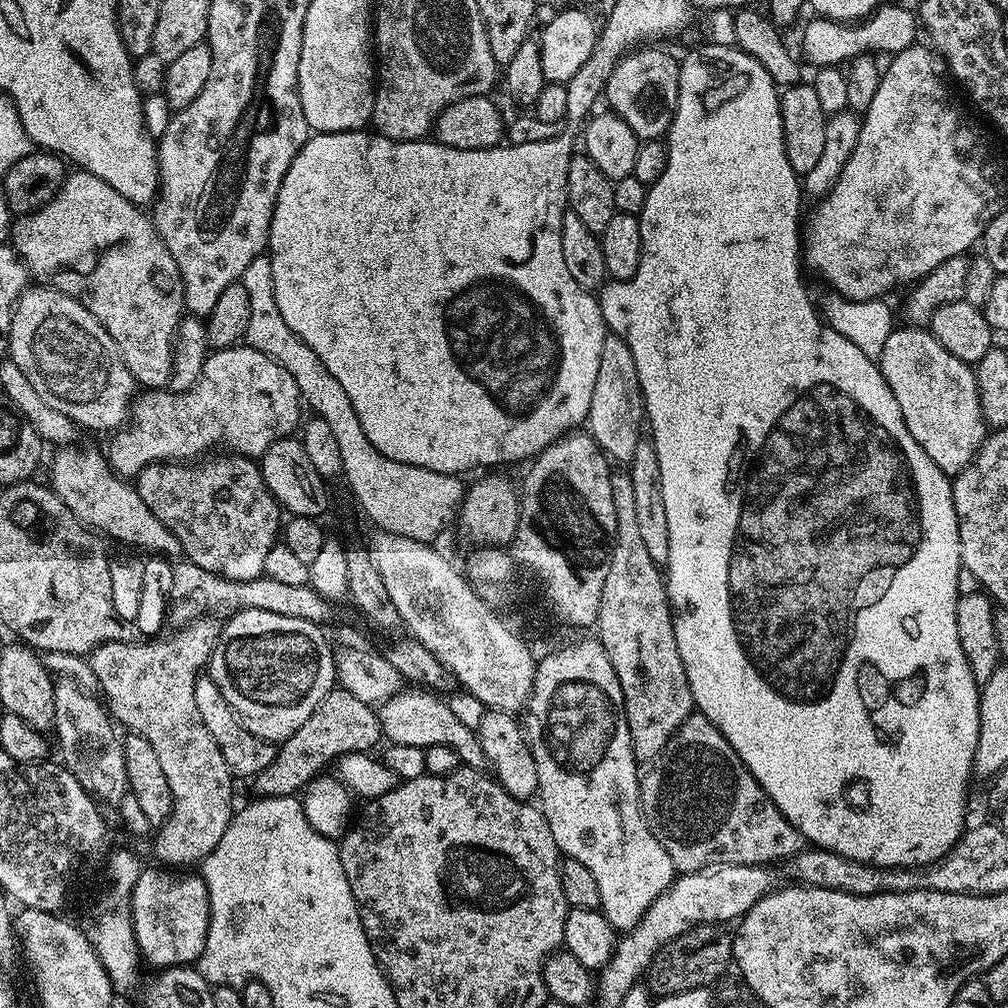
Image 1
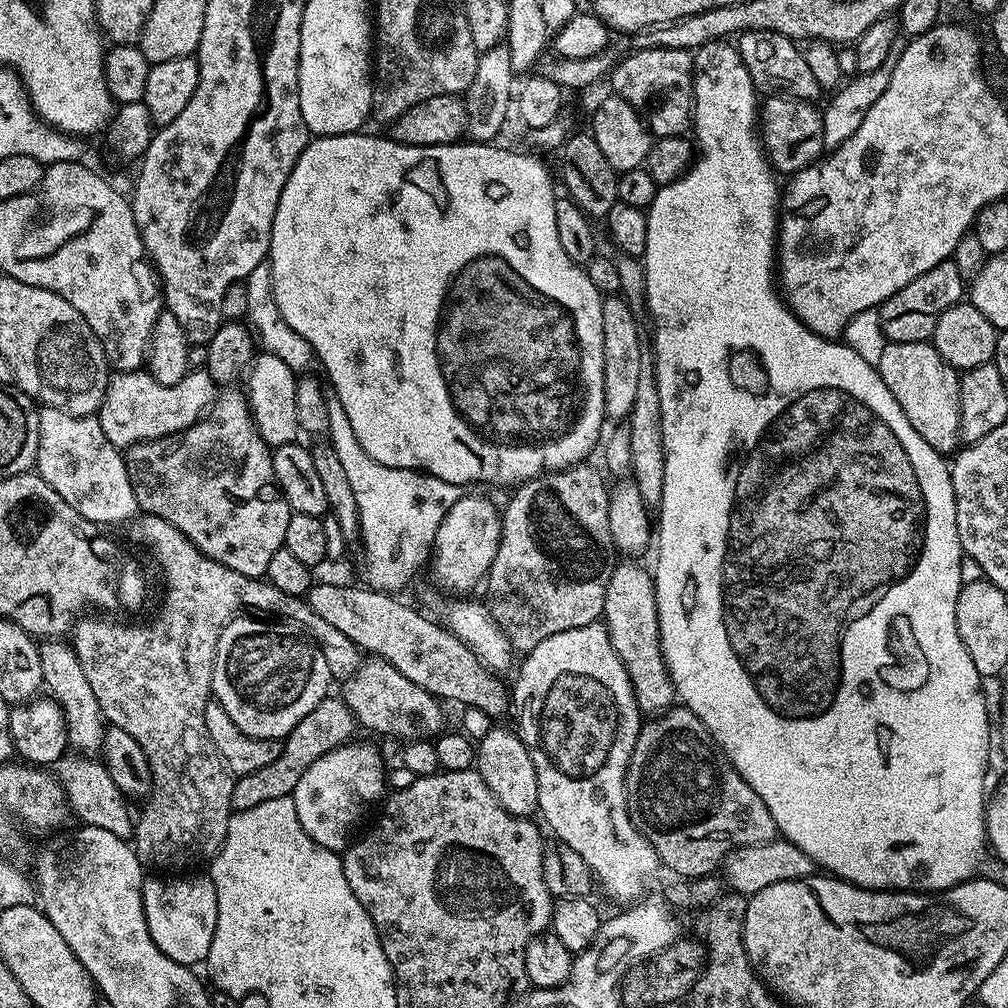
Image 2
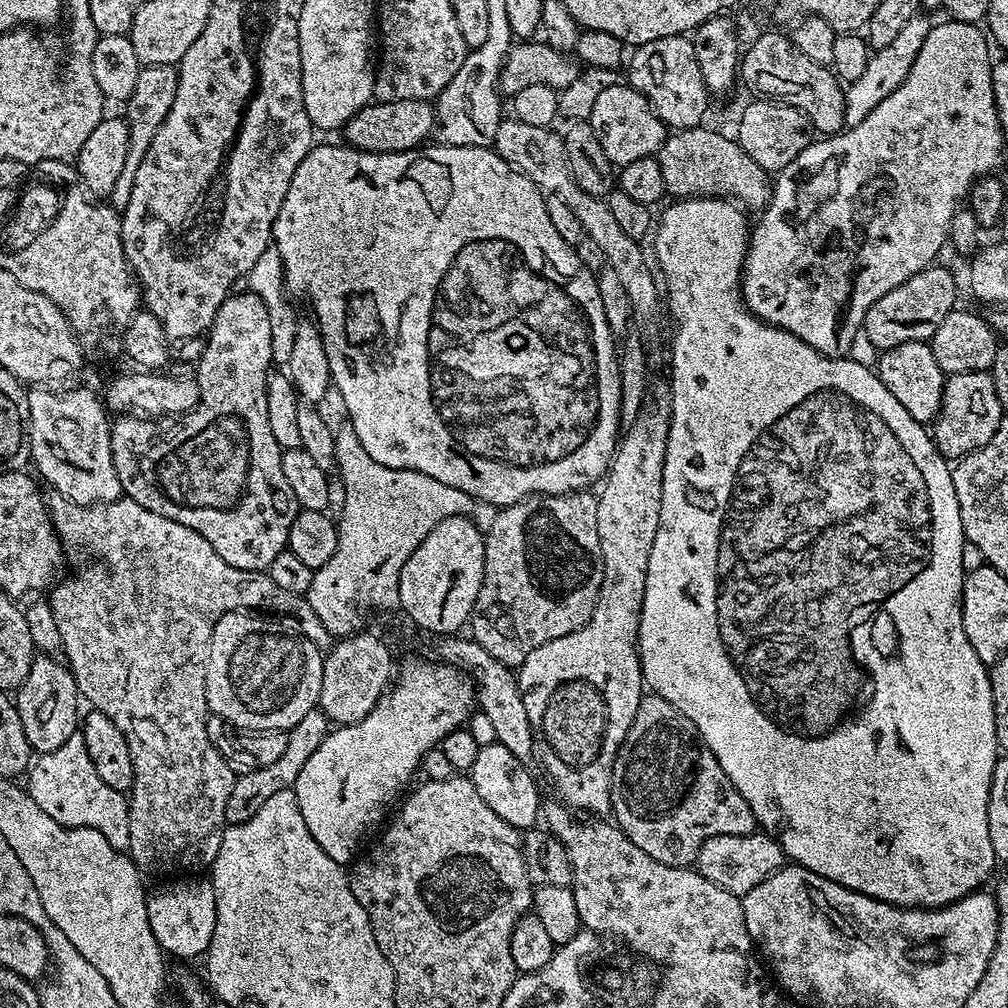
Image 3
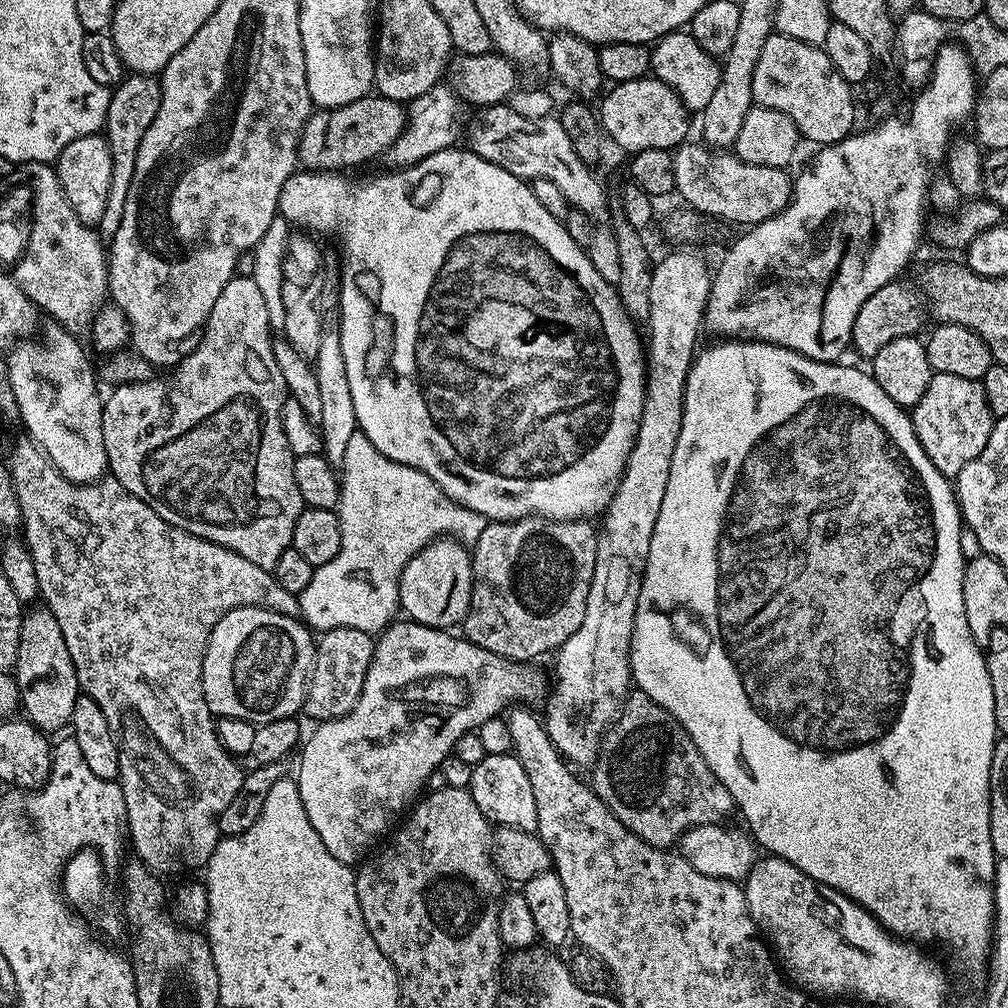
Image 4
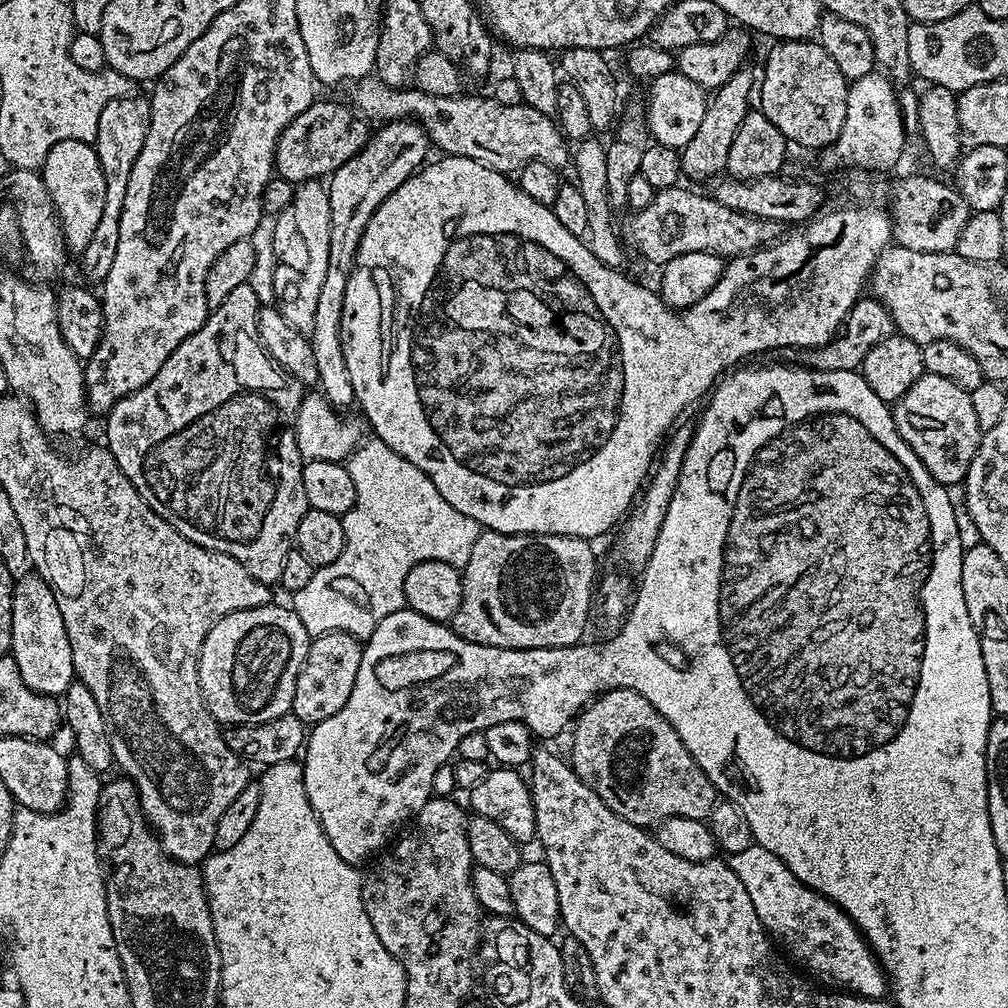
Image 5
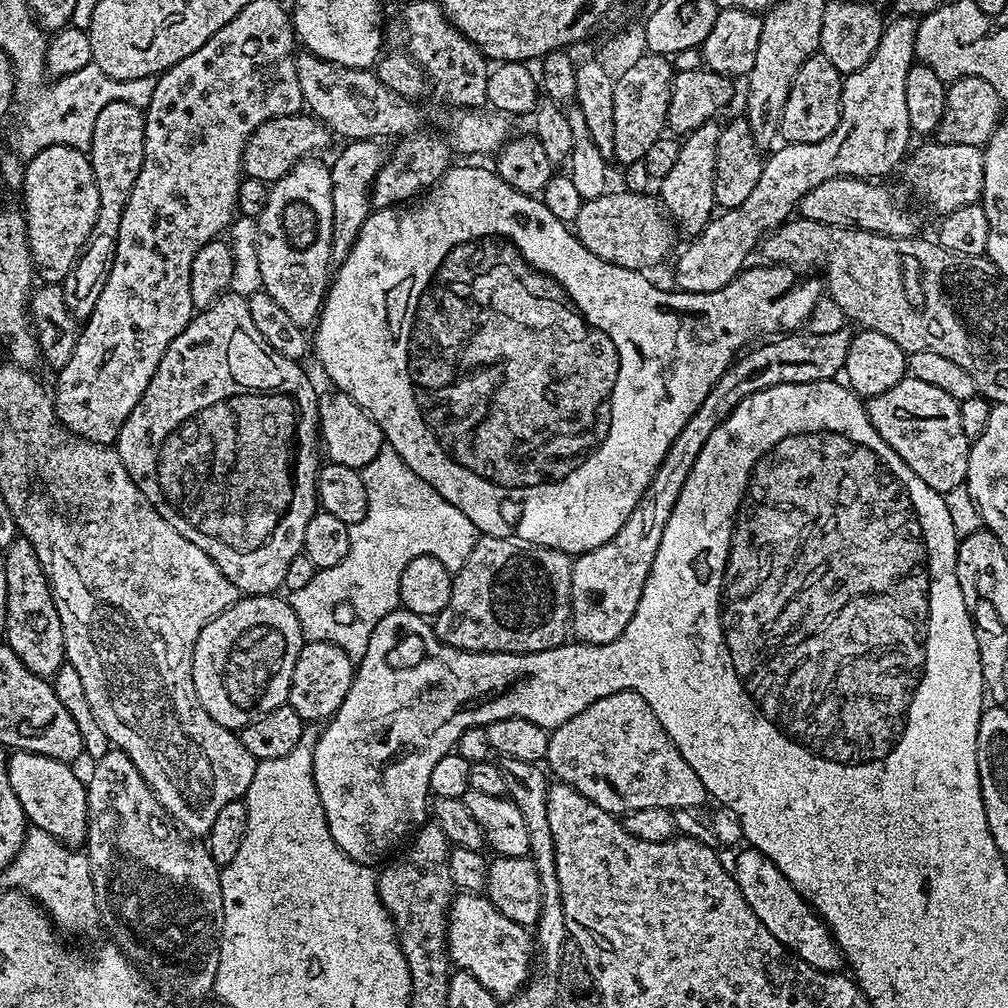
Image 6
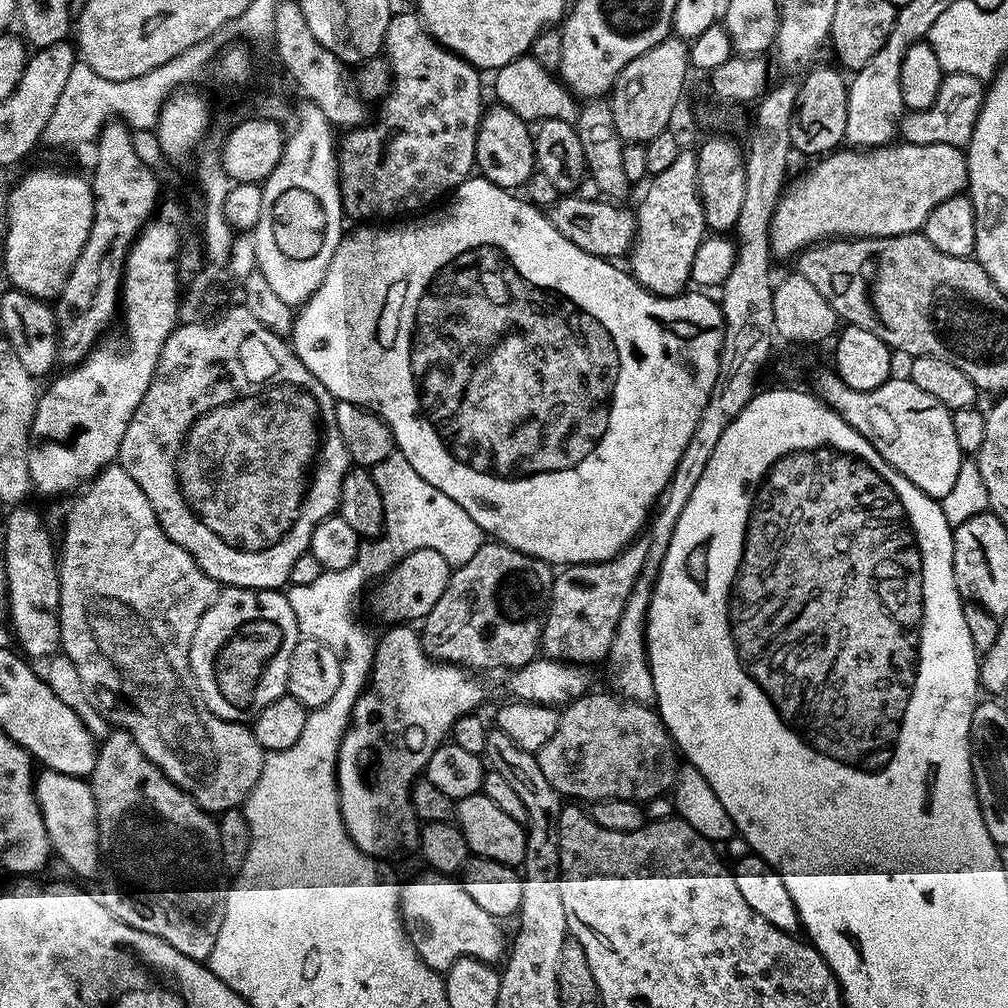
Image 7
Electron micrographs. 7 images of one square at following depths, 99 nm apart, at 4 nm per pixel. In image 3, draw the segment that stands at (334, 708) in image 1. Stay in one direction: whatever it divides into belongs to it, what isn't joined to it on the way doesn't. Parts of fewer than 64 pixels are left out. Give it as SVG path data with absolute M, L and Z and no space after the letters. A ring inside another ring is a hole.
M313 710L310 714L306 714L306 718L302 718L302 722L298 722L294 727L287 729L286 750L282 754L282 758L278 758L278 762L273 762L270 766L262 766L253 772L237 775L234 786L230 790L230 798L226 798L225 825L250 822L250 818L254 818L254 814L258 814L258 810L262 810L264 803L273 794L278 794L278 790L292 788L298 774L302 774L302 766L306 766L310 754L314 754L314 750L318 750L318 746L322 746L322 742L327 738L329 731L330 721L319 710Z

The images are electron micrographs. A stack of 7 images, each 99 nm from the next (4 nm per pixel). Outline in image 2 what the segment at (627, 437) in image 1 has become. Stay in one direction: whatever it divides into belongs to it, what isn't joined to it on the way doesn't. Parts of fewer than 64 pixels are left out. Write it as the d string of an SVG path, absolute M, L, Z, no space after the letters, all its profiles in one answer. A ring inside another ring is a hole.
M608 294L602 299L602 394L604 415L609 421L627 421L634 406L638 390L638 377L642 371L642 350L640 334L636 326L637 313L621 295Z

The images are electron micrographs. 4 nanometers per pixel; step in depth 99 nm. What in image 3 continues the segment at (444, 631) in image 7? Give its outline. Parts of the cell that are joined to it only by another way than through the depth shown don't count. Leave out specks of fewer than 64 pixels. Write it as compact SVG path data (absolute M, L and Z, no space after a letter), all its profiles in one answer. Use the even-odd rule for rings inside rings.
M581 490L569 492L563 496L545 496L543 494L528 496L524 500L514 502L507 508L501 508L497 511L494 526L490 526L490 530L484 537L484 577L482 578L482 590L478 590L478 598L472 611L470 636L471 639L478 642L478 646L482 646L482 650L486 650L486 654L498 658L498 662L502 662L507 668L519 669L520 664L526 662L526 658L530 658L533 650L538 650L538 646L555 644L566 634L574 634L574 630L586 626L586 622L596 605L598 590L602 582L602 546L598 542L596 502L597 497L591 491Z

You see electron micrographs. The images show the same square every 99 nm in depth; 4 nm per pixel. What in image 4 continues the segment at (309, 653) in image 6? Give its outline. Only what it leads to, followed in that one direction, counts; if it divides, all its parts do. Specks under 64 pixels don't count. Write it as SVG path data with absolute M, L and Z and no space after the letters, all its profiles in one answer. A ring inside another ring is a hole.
M329 628L319 637L316 644L316 658L312 661L312 675L308 677L308 693L304 696L303 715L308 715L312 722L337 720L354 710L362 694L362 686L366 682L367 670L376 650L374 636L371 632L354 630L353 628Z

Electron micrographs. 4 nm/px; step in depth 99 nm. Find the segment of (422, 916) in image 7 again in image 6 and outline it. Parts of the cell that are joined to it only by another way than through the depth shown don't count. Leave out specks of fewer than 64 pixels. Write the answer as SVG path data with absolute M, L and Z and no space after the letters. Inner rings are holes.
M461 891L448 910L448 958L459 971L472 974L496 1001L503 1002L516 995L530 979L532 960L534 964L534 936L525 925L510 922L506 914L492 905L487 895Z

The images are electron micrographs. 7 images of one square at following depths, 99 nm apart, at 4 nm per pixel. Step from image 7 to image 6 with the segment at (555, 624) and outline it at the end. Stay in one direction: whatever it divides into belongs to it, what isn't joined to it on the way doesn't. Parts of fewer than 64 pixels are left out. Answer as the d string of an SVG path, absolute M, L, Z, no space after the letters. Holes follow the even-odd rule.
M836 328L833 332L786 332L749 347L733 360L710 394L706 394L702 406L690 414L690 422L682 426L678 438L670 442L666 458L662 458L654 478L650 478L650 486L646 486L642 498L638 498L638 506L630 510L630 518L622 522L622 530L618 530L610 542L589 552L581 552L573 559L570 632L579 643L614 642L614 638L630 626L630 618L634 618L634 610L638 610L650 566L654 566L654 554L658 554L658 545L662 543L662 530L666 530L666 522L670 522L674 502L678 502L678 494L682 494L682 486L686 486L686 478L690 478L690 470L694 470L694 462L698 462L698 454L702 454L706 438L710 438L710 434L718 430L718 426L722 426L722 422L726 422L726 418L730 418L733 410L750 398L750 394L770 390L779 384L837 379L843 373L846 350L850 350L854 335L853 329L848 328Z

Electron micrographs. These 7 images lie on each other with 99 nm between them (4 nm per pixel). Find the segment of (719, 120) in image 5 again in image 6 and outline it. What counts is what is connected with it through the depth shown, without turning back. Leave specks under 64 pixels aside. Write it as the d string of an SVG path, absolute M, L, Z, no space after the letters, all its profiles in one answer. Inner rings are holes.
M709 122L698 126L693 132L687 133L680 140L678 159L670 169L666 178L658 181L658 199L664 205L665 212L674 221L675 227L680 228L688 235L695 238L707 226L714 216L717 207L714 198L714 162L718 154L718 138L720 137L721 125Z

